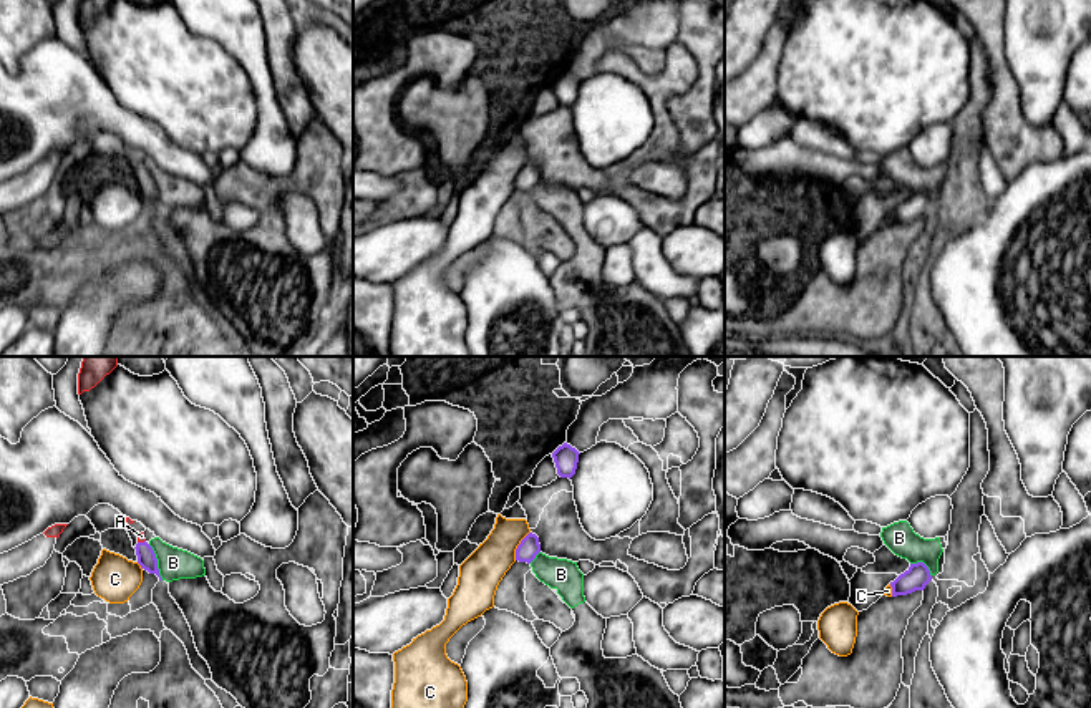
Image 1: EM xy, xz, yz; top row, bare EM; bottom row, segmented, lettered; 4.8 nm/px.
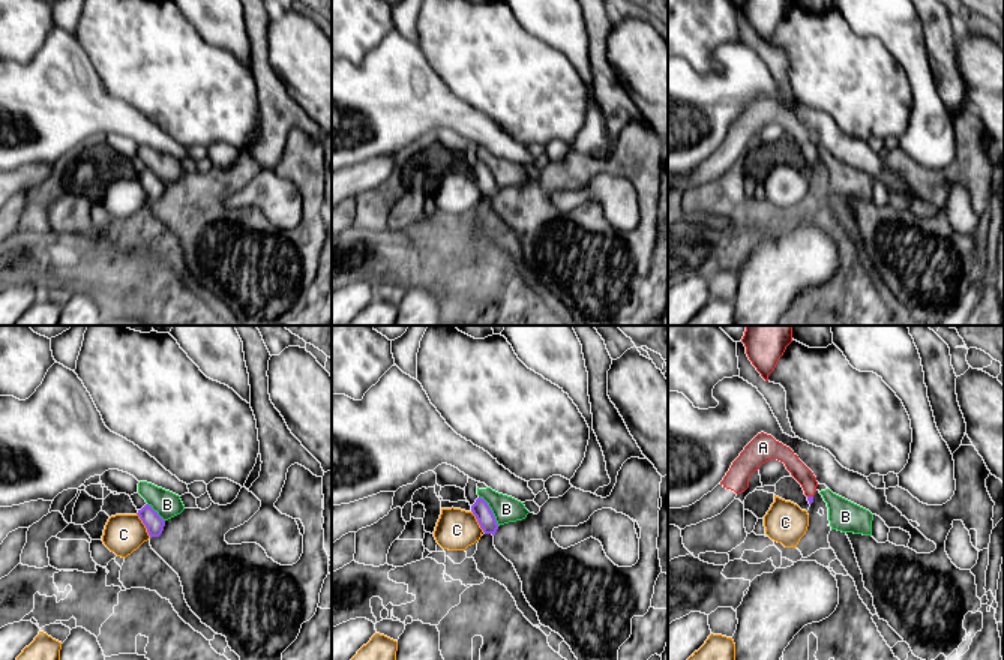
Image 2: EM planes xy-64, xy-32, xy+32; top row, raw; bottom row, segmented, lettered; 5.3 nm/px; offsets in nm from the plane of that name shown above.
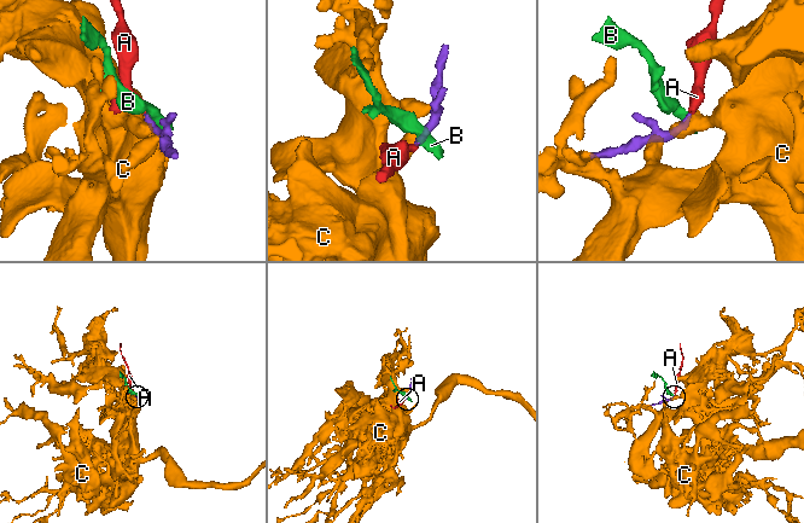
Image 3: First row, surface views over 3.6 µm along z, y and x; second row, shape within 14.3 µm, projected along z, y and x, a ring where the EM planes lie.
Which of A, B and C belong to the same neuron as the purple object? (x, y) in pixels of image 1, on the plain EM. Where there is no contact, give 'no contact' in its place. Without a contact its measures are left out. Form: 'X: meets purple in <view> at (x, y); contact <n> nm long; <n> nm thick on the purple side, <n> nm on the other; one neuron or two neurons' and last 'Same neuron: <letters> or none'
A: meets purple in xy at (141, 171); contact 40 nm long; 90 nm thick on the purple side, 30 nm on the other; one neuron
B: meets purple in xy at (156, 191); contact 190 nm long; 90 nm thick on the purple side, 150 nm on the other; two neurons
C: meets purple in xz at (518, 174); contact 160 nm long; 100 nm thick on the purple side, 200 nm on the other; two neurons
Same neuron: A

